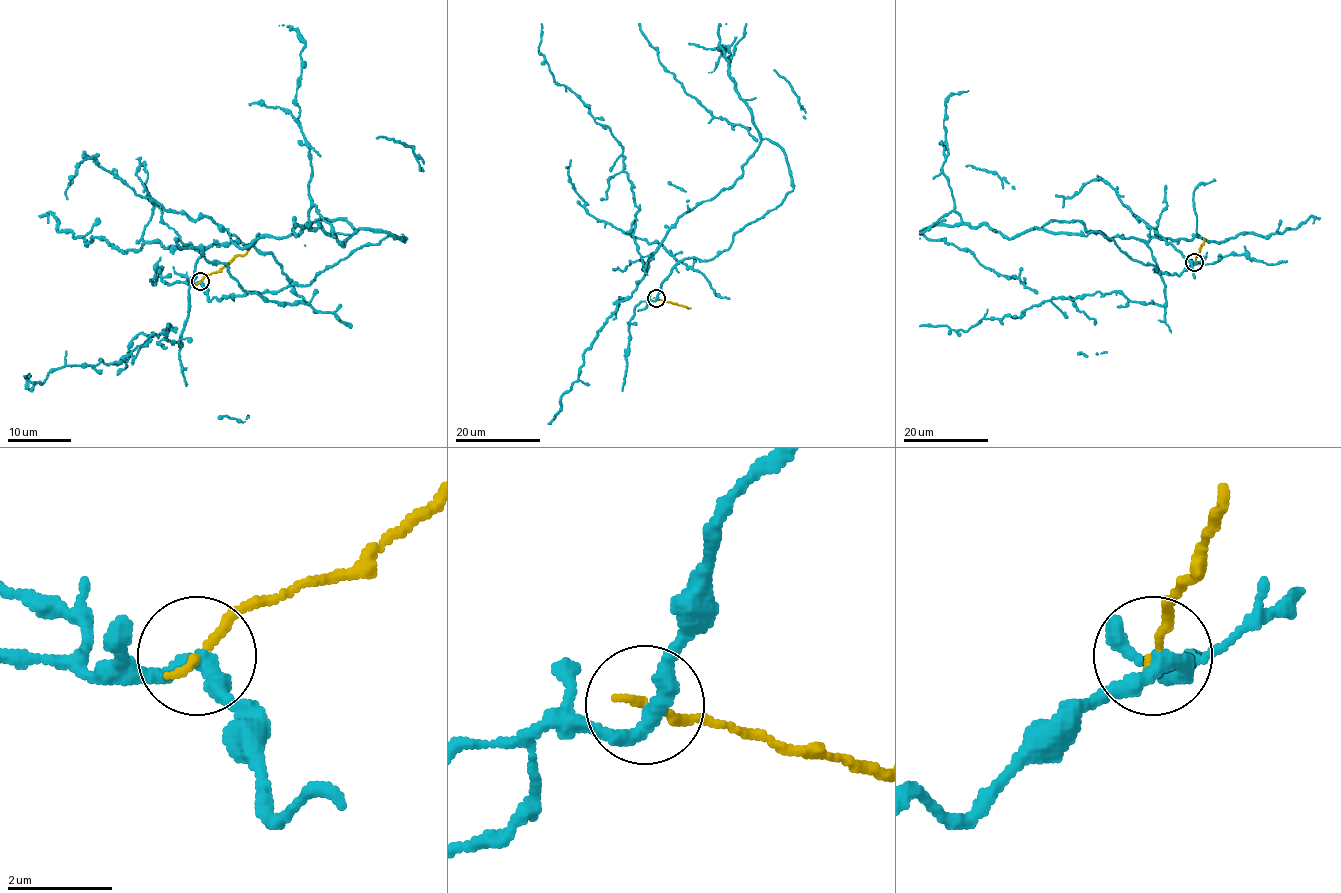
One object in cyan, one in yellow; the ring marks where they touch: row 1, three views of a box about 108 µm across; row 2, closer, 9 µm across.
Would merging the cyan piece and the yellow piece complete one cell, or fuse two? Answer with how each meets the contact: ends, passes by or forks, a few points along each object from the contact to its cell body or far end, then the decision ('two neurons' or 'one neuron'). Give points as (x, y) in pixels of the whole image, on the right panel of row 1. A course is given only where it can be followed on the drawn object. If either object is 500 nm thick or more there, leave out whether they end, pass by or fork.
cyan passes by; yellow ends there; cyan runs (1194, 262), (1157, 272), (1100, 232), (1034, 227), (1054, 220), (1140, 239), (1165, 303), (1095, 292), (920, 326); yellow runs (1194, 262), (1203, 237); two neurons

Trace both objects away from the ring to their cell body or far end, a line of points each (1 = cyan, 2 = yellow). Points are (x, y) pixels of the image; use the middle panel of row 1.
1: (656, 298), (781, 204), (785, 153), (764, 138), (643, 269), (622, 147), (557, 84), (541, 24)
2: (656, 298), (691, 307)

